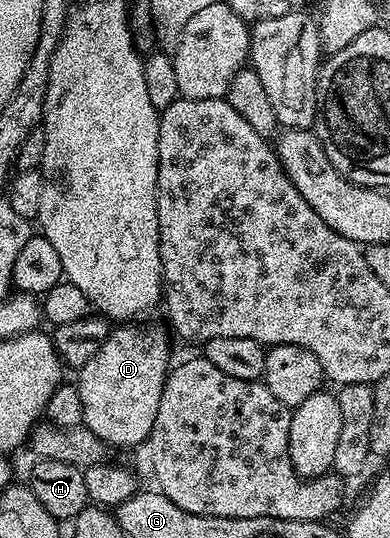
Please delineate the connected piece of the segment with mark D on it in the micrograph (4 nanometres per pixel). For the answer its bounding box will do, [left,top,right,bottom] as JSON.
[78,325,170,448]

